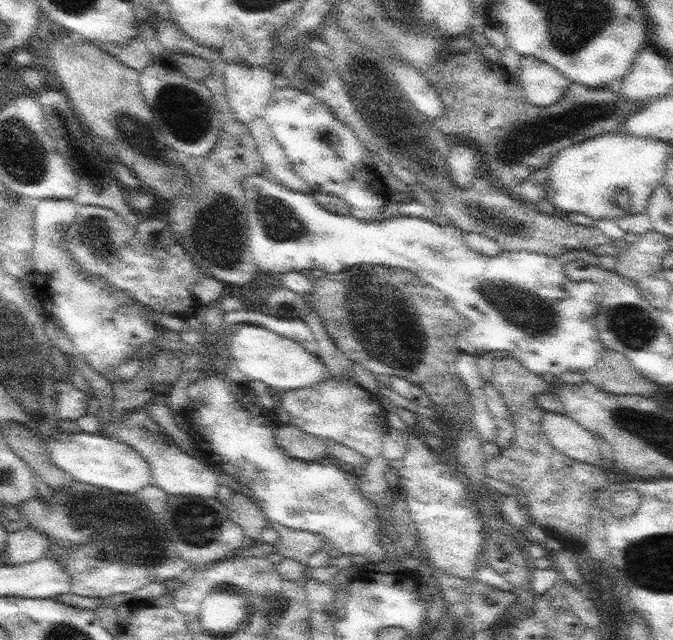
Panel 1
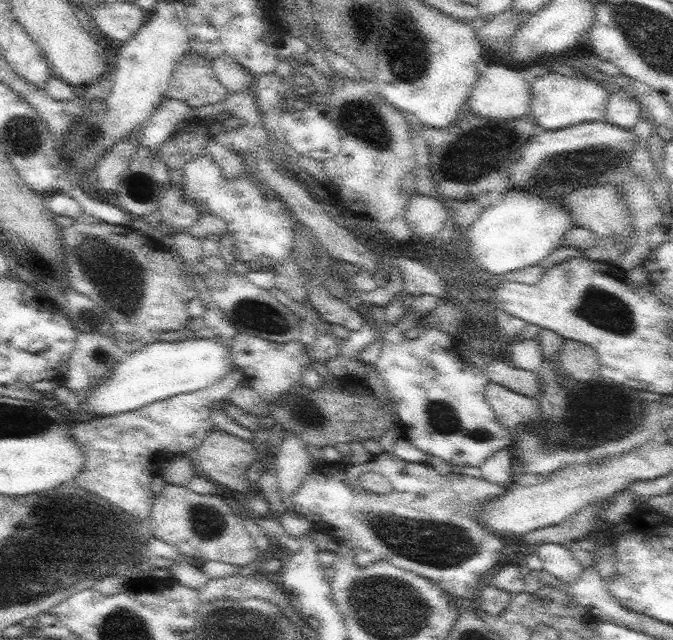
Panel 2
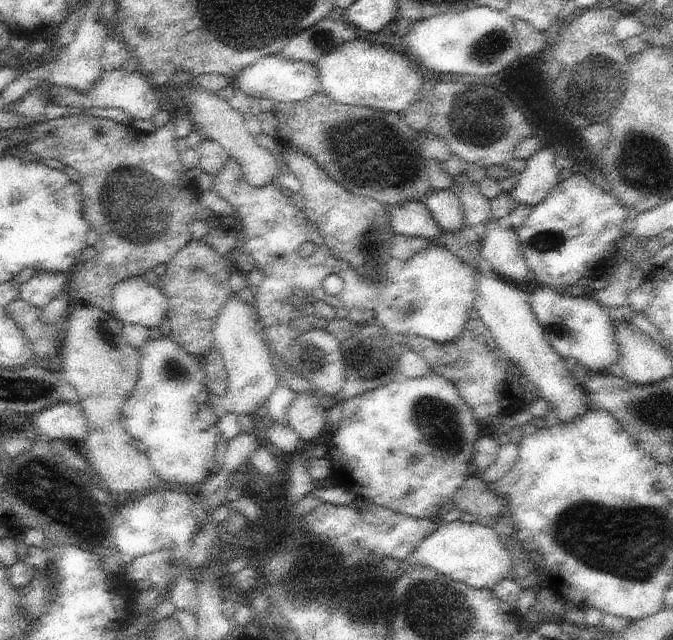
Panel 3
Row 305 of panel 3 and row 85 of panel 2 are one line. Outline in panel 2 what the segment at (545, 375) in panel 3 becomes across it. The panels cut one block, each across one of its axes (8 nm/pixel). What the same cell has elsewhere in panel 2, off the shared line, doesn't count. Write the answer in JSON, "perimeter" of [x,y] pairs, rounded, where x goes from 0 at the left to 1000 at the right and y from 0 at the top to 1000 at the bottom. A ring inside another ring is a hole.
{"perimeter":[[[736,100],[736,103],[721,103],[691,166],[694,172],[703,175],[703,181],[715,181],[724,188],[727,184],[730,188],[768,188],[786,178],[786,159],[789,159],[789,128],[783,128],[765,106],[750,106],[750,103]]]}

